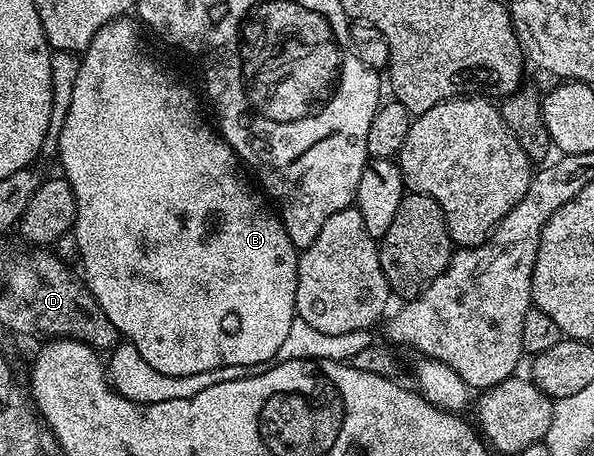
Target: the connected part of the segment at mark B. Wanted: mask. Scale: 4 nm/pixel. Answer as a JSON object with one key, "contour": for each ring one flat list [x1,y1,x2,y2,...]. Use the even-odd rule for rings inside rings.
{"contour":[[122,17,112,19,103,25,103,29,99,29,99,33,95,33,91,45,80,56,79,77,75,77,75,89,71,93,71,109,67,109,67,117,55,135,57,155,61,158,60,174,75,193,75,236,77,255,85,270,84,282,95,301,99,301,103,313,111,317,111,325,115,325,118,336,133,343,135,349,139,349,143,361,159,369,159,373,190,375,227,365,268,364,276,360,280,356,277,354,280,351,282,354,288,344,291,321,297,314,298,248,287,237,284,223,272,210,269,212,261,204,262,196,256,190,253,192,248,181,241,176,242,168,236,153,229,148,229,142,221,136,218,128,205,120,196,93,187,84,180,83,159,60,149,56,149,51,141,40,140,30,142,28,132,18]]}

